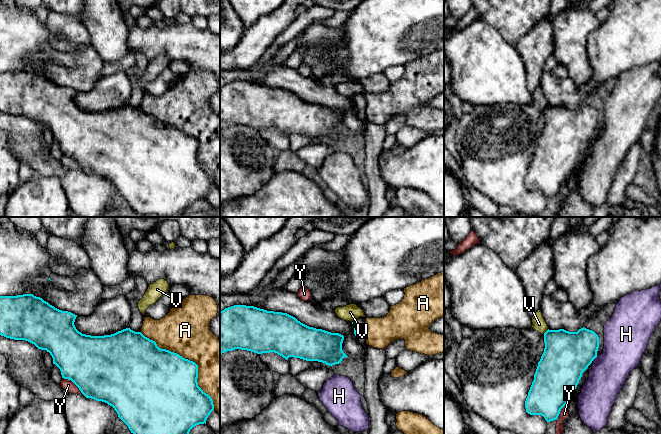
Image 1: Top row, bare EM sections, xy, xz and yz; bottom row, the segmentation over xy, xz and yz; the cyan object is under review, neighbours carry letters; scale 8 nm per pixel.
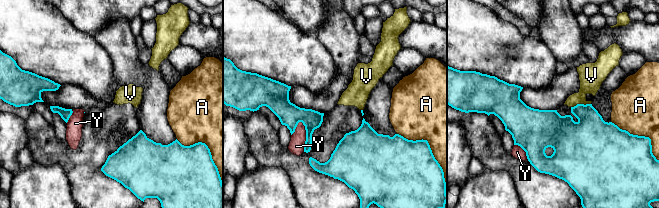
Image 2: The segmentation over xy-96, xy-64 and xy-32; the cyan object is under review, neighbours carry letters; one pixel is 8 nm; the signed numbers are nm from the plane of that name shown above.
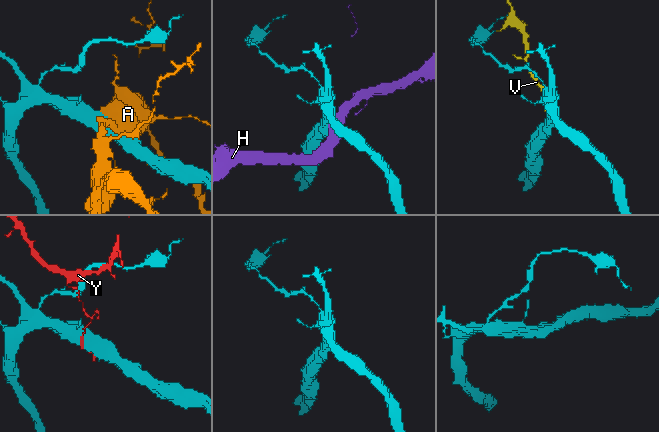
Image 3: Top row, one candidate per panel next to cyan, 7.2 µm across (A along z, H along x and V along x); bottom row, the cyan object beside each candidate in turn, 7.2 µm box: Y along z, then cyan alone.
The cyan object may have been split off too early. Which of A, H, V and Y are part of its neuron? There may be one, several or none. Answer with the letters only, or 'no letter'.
no letter

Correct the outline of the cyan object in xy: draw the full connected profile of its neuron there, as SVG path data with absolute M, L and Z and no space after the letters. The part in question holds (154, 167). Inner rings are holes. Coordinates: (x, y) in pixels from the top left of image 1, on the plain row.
M33 70L0 72L0 111L28 117L38 125L49 128L53 140L60 145L62 154L71 156L86 174L112 182L136 213L159 217L183 216L193 203L206 200L208 192L214 186L214 180L211 172L198 162L198 141L195 138L159 124L155 117L130 104L104 112L82 110L74 101L76 93L77 91L59 86Z

